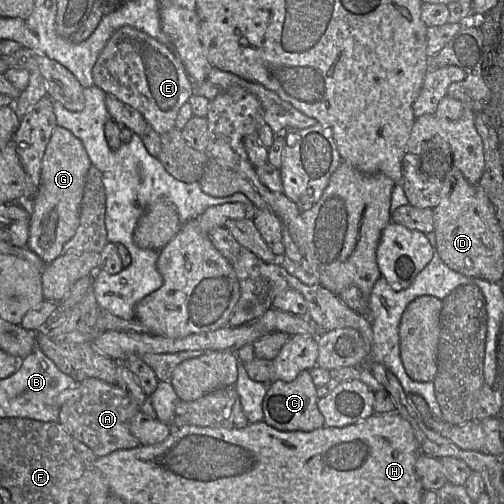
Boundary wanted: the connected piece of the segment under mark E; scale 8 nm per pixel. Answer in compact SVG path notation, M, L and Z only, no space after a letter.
M123 26L112 34L97 57L92 68L92 77L94 86L139 111L159 135L176 129L175 120L180 108L194 94L193 83L171 47L131 26Z

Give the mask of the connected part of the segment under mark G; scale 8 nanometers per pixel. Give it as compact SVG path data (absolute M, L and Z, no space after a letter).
M56 125L42 158L38 190L28 201L30 223L26 247L35 252L46 264L63 254L64 245L76 232L90 166L91 161L81 140L66 128Z

